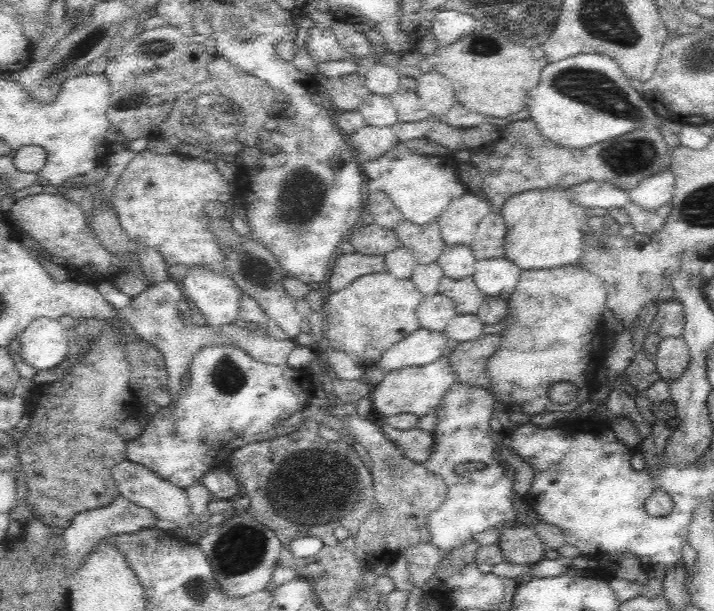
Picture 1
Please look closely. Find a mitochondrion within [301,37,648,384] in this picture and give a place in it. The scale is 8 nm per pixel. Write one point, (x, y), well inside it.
(593, 88)

